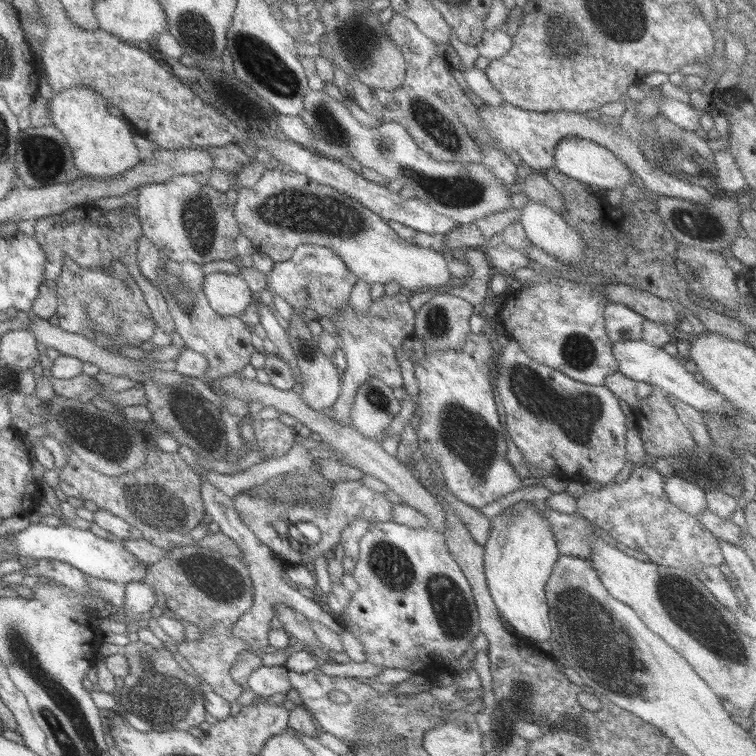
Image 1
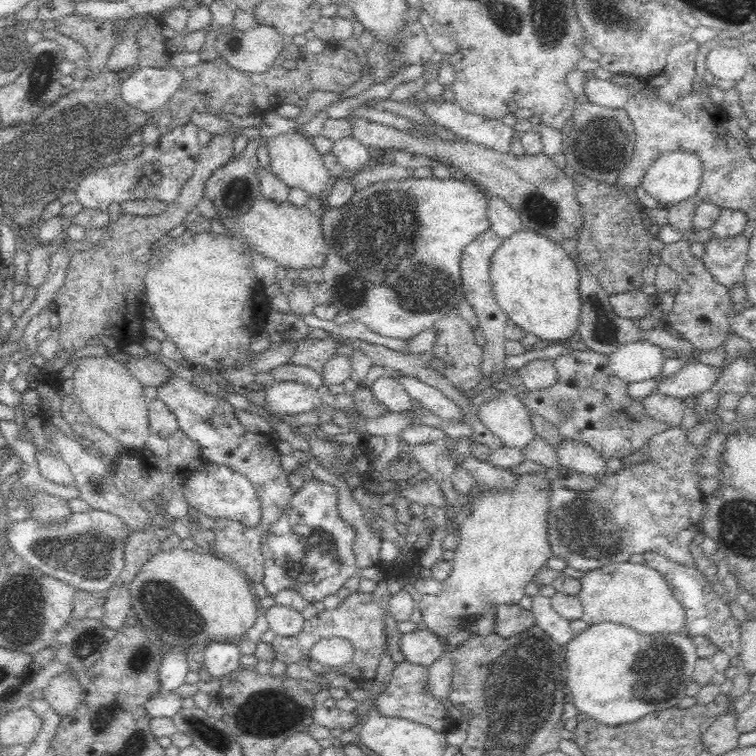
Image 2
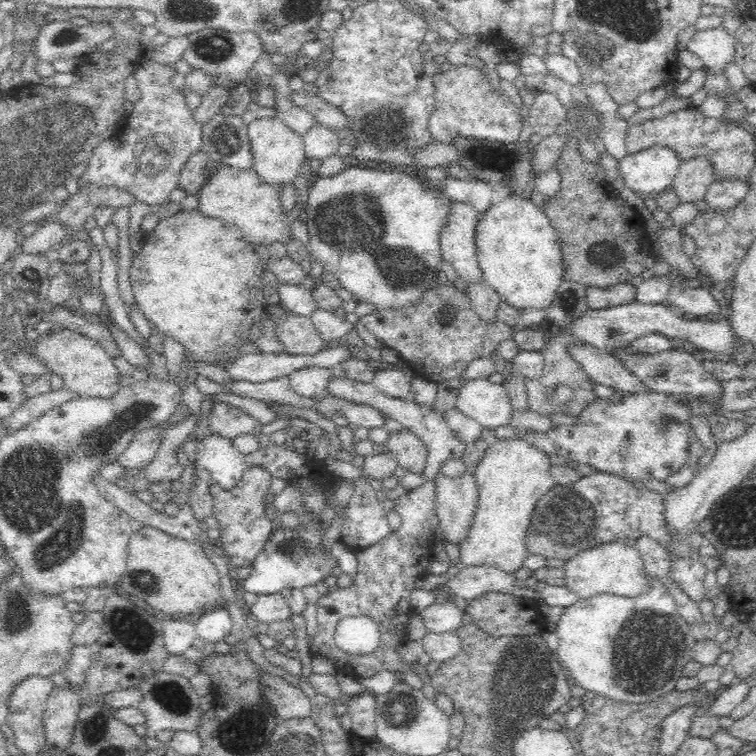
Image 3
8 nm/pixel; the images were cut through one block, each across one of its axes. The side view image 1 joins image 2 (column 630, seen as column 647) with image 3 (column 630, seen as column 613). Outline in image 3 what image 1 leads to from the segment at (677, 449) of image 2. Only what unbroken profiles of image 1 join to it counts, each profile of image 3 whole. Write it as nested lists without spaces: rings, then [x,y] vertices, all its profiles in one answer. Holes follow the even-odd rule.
[[[596,472],[575,484],[556,485],[547,492],[536,506],[527,548],[530,555],[542,555],[565,563],[590,548],[616,542],[635,543],[643,537],[670,549],[677,536],[669,530],[666,506],[662,493],[648,488],[638,490],[616,474]]]

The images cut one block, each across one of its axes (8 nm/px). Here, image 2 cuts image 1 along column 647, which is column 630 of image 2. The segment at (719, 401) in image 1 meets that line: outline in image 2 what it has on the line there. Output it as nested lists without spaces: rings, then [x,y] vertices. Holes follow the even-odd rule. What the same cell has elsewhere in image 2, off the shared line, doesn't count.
[[[634,342],[609,354],[612,374],[628,384],[658,379],[665,358],[662,349],[649,342]]]

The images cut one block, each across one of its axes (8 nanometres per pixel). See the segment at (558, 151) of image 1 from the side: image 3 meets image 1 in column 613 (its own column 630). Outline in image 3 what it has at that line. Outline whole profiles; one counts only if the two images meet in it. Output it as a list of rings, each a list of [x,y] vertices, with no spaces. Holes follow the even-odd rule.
[[[655,147],[628,155],[619,171],[633,192],[655,197],[670,190],[683,160],[667,147]]]

